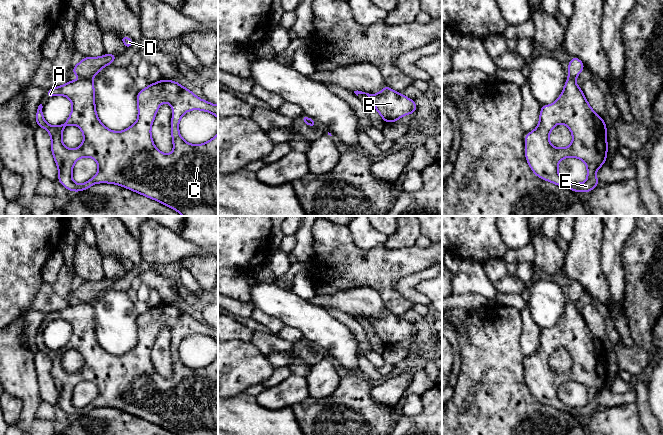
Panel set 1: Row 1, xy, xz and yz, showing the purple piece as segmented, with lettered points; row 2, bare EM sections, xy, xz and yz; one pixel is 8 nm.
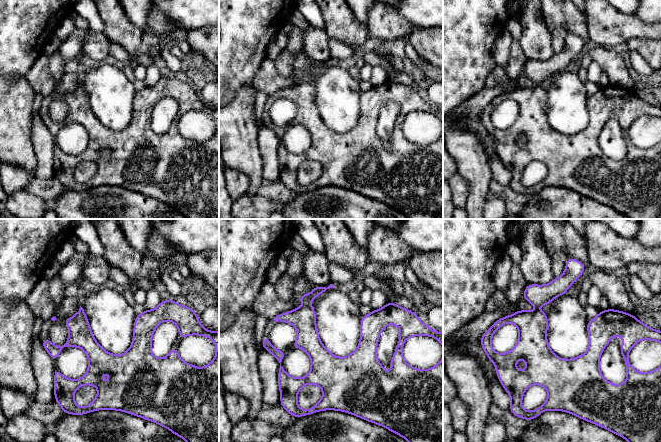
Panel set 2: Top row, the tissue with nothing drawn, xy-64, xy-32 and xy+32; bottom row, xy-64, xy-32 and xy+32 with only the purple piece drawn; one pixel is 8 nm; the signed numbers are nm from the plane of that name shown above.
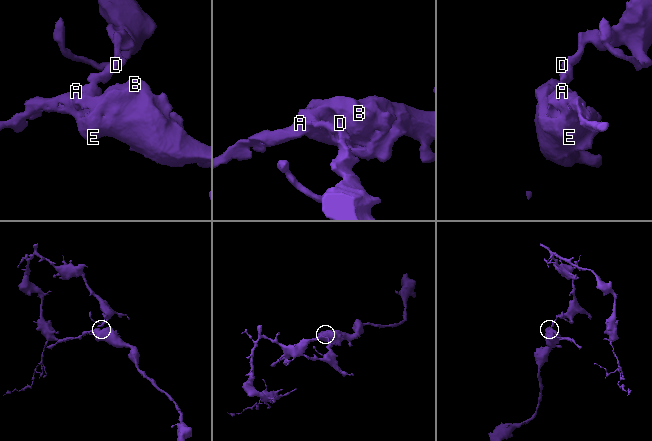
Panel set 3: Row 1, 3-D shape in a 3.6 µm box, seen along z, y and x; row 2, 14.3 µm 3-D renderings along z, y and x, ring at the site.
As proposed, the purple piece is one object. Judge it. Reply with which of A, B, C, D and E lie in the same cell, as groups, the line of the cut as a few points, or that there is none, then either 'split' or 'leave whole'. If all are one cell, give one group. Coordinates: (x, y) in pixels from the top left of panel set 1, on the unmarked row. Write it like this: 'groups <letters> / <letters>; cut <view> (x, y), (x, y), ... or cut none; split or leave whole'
groups A B C E / D; cut xy (81, 302), (91, 303); split

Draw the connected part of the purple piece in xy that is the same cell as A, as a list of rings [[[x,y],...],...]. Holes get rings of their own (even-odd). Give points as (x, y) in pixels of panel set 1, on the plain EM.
[[[92,303],[68,305],[64,309],[47,314],[47,323],[50,323],[54,319],[66,320],[71,325],[72,335],[67,345],[59,350],[49,349],[43,341],[42,328],[38,330],[35,343],[38,351],[46,353],[51,360],[51,375],[59,396],[58,406],[60,406],[67,414],[79,416],[87,414],[97,407],[110,407],[128,412],[176,435],[218,435],[218,356],[211,364],[199,369],[193,369],[186,366],[179,357],[179,345],[187,335],[197,333],[210,336],[218,343],[218,329],[214,329],[206,324],[198,322],[192,315],[183,311],[176,305],[161,303],[156,307],[149,308],[145,313],[138,315],[137,345],[129,352],[121,356],[116,356],[111,355],[104,350],[98,342]],[[164,326],[169,327],[173,333],[173,340],[171,341],[171,359],[174,374],[170,378],[165,378],[159,375],[155,371],[151,360],[151,350],[159,330]],[[68,349],[78,350],[83,357],[84,364],[78,372],[69,373],[63,369],[62,356]],[[82,381],[93,382],[98,387],[98,396],[85,407],[77,408],[72,404],[72,395],[76,385]]]

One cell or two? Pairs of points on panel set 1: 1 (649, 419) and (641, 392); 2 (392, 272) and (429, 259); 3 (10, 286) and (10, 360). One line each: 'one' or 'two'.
1: one
2: one
3: two

